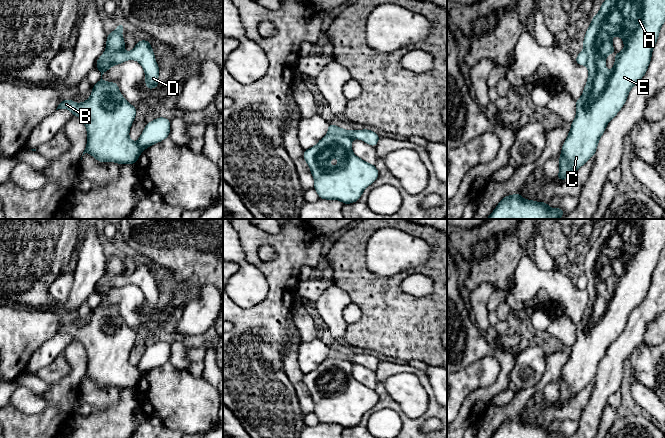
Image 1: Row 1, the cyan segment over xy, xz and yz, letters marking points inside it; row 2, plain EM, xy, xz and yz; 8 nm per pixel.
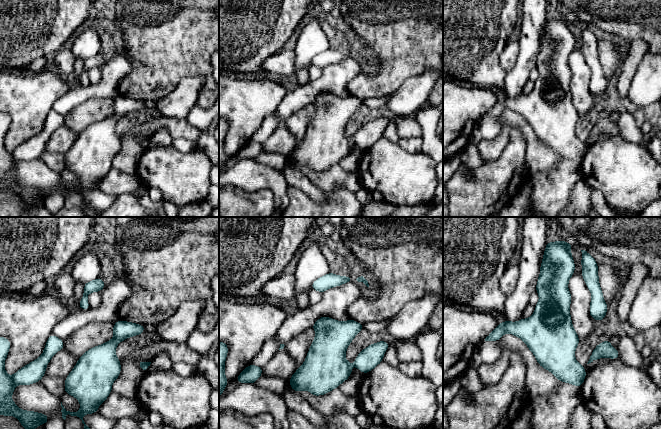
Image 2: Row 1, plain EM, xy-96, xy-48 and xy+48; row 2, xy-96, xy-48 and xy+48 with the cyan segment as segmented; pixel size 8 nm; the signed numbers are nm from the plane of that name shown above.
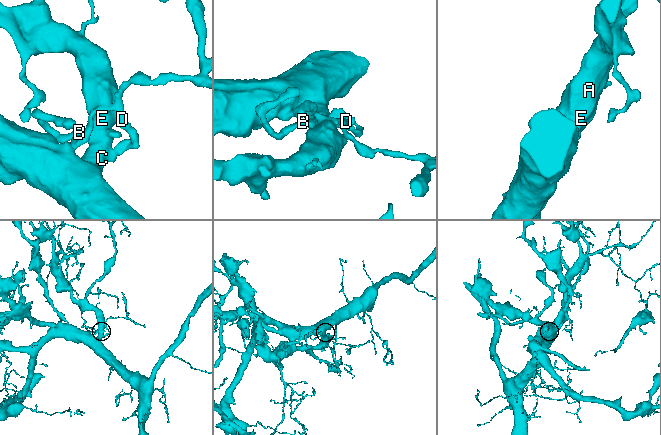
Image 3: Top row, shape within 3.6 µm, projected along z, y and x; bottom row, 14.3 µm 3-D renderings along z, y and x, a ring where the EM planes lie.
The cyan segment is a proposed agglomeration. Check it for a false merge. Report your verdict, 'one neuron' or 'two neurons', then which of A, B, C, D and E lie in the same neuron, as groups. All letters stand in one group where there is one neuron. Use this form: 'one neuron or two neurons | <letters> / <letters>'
two neurons | A B C E / D

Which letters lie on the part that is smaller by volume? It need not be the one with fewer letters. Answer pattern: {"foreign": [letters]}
{"foreign": ["D"]}

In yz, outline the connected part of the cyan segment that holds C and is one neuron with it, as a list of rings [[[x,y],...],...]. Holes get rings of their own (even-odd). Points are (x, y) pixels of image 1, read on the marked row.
[[[604,0],[599,12],[593,19],[585,33],[583,40],[586,52],[588,79],[581,97],[575,101],[576,117],[571,122],[568,136],[562,145],[559,157],[558,180],[567,180],[574,172],[582,167],[591,157],[595,156],[599,139],[606,130],[608,123],[614,118],[624,106],[628,94],[645,75],[652,58],[652,51],[658,40],[660,29],[665,23],[665,0]],[[614,36],[619,36],[624,42],[624,49],[616,53],[612,43]],[[610,53],[615,53],[615,63],[610,71],[606,70],[606,58]]]

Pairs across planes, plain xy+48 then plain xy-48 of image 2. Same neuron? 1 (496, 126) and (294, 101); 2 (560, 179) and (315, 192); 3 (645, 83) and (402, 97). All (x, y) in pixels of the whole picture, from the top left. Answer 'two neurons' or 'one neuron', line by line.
1: one neuron
2: two neurons
3: one neuron

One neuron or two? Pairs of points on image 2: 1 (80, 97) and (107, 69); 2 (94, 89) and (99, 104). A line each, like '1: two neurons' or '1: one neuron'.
1: one neuron
2: two neurons

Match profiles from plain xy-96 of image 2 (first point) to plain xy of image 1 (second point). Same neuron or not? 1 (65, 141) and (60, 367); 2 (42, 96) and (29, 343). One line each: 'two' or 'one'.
1: one
2: one

